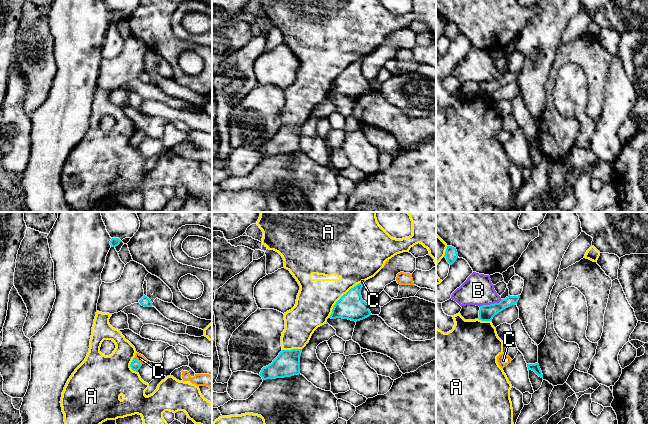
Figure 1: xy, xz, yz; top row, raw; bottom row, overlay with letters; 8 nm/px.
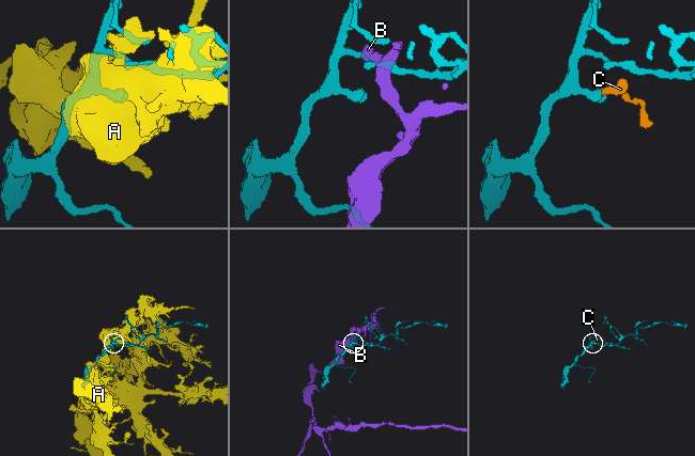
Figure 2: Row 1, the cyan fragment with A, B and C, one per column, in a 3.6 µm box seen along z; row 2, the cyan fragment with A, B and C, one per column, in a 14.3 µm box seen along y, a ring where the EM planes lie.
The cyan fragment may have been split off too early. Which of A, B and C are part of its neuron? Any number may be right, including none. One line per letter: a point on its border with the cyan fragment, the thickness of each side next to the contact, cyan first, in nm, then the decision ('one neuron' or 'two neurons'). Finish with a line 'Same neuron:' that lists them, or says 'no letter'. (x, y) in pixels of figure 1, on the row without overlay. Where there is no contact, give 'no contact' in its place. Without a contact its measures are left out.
A: xz (341, 73) | 220/300 nm | two neurons
B: yz (490, 80) | 130/240 nm | two neurons
C: xy (137, 137) | 80/70 nm | one neuron
Same neuron: C

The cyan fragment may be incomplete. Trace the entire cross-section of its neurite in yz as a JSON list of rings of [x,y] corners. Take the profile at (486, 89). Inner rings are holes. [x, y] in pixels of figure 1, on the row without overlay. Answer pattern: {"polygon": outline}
{"polygon": [[[520,71],[518,72],[508,72],[502,75],[499,79],[494,79],[490,81],[482,81],[479,86],[479,96],[481,97],[492,97],[493,93],[504,85],[517,80]]]}

